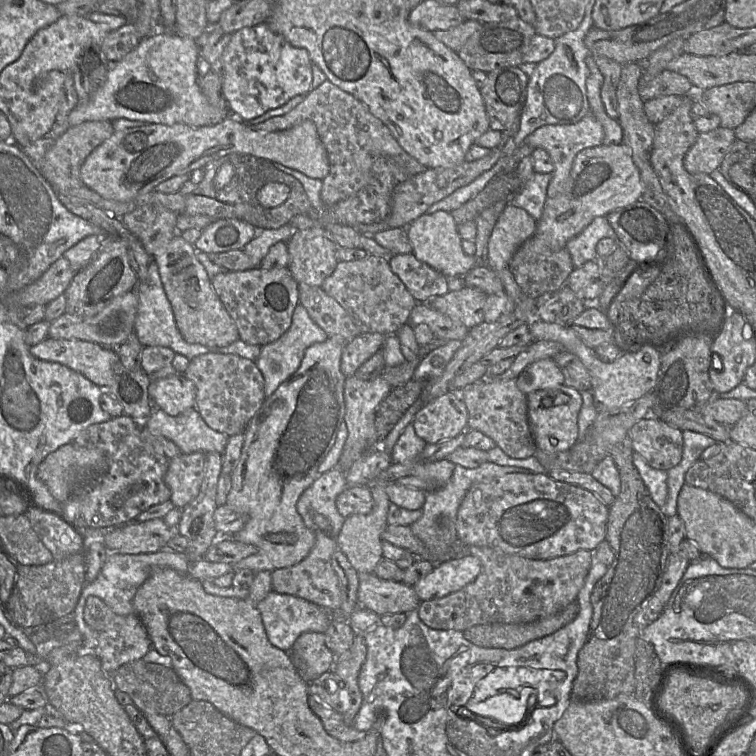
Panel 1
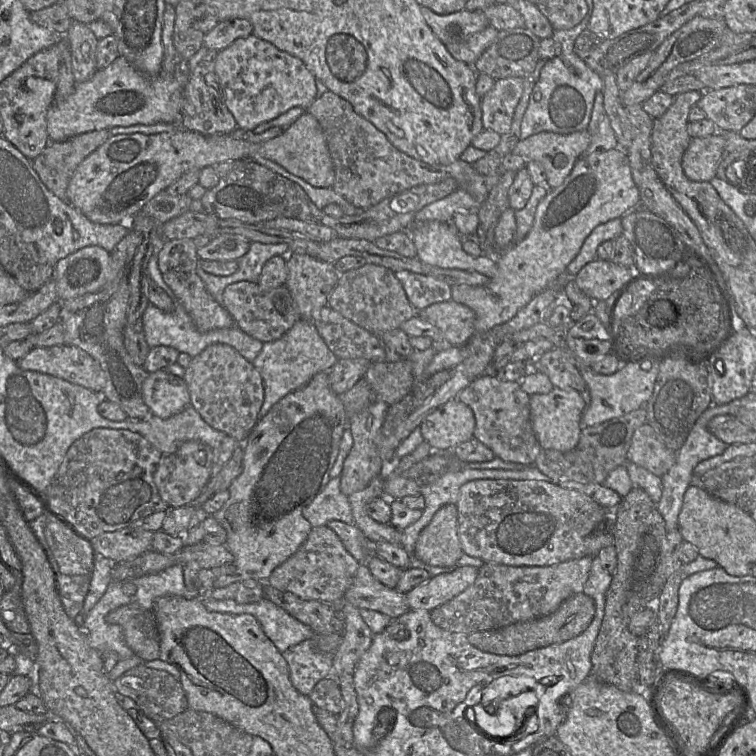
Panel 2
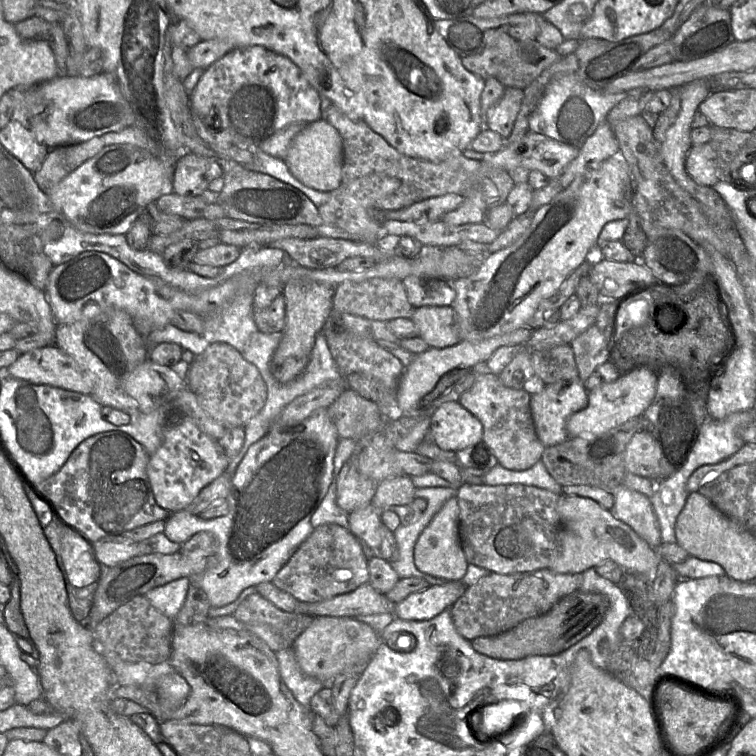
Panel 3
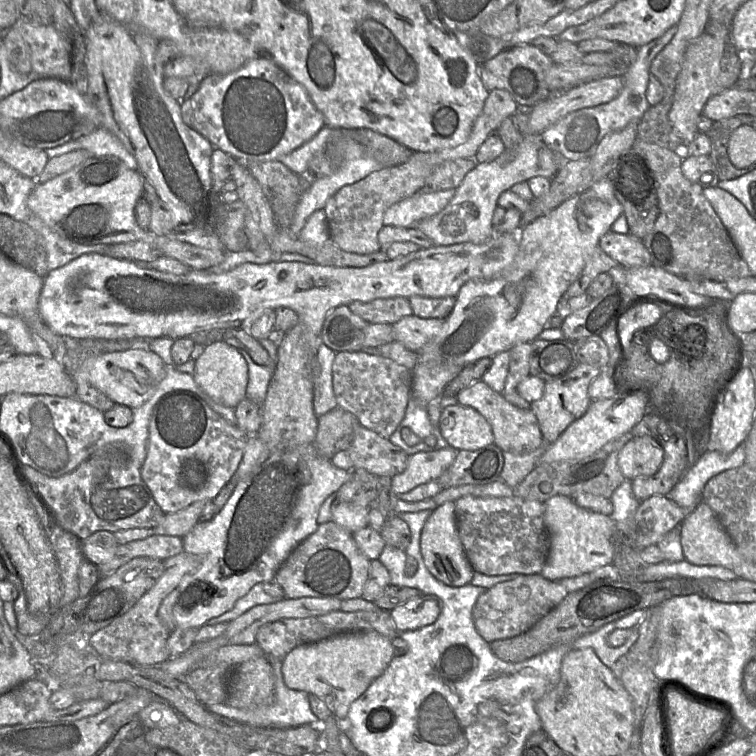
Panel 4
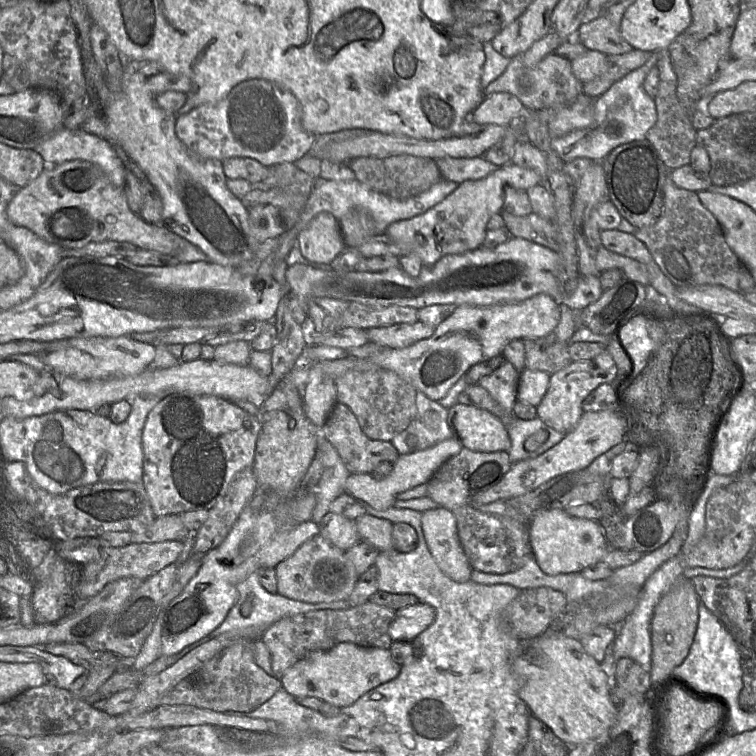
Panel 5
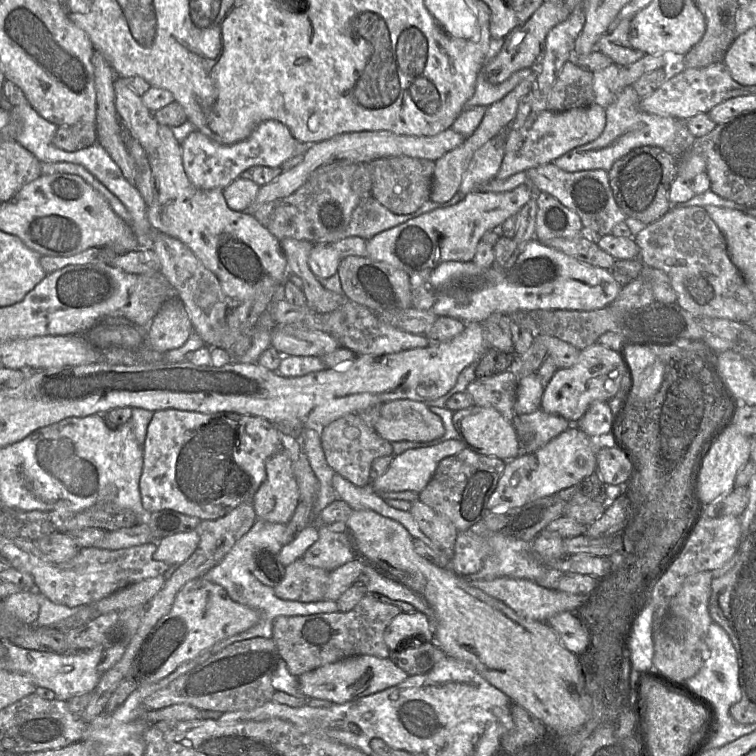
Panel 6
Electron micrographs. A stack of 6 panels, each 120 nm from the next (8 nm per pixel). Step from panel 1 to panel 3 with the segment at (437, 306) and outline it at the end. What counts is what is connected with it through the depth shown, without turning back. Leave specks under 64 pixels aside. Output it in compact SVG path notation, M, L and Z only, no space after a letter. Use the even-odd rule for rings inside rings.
M452 306L415 308L410 319L430 348L446 348L461 341Z

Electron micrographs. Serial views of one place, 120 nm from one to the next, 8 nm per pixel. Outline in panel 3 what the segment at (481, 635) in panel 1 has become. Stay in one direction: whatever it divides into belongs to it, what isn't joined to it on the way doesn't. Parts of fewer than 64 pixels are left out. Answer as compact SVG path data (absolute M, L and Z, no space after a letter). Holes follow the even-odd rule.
M575 591L560 599L546 614L526 619L514 628L471 642L475 651L499 660L519 660L535 655L556 655L587 637L604 619L609 599L600 593Z

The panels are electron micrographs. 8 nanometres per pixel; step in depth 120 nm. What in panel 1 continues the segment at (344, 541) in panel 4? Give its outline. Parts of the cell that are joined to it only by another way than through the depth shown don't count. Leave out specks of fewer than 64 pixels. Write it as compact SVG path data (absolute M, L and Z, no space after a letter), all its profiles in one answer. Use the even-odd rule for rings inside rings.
M317 530L316 540L309 554L299 563L272 571L272 589L278 593L294 595L317 604L327 610L339 611L342 603L339 579L331 558L338 548L334 538Z

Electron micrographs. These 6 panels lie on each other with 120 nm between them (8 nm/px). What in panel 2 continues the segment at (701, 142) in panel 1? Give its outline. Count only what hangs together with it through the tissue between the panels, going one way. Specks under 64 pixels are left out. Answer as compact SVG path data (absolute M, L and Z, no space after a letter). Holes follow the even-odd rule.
M719 130L710 136L691 138L682 158L686 176L695 182L710 182L717 174L724 146L725 138Z

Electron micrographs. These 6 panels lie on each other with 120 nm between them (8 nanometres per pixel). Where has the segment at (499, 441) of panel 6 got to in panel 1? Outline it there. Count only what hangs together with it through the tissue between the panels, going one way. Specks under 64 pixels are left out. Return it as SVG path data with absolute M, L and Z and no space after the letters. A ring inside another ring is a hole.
M448 393L424 405L414 416L412 425L427 444L452 439L468 427L468 411L459 393Z

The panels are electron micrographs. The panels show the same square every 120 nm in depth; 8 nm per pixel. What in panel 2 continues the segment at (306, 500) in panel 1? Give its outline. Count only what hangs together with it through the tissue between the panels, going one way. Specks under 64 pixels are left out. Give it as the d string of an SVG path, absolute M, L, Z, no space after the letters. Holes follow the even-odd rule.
M340 477L329 480L324 490L303 510L312 528L326 526L331 520L354 525L349 497L340 489Z

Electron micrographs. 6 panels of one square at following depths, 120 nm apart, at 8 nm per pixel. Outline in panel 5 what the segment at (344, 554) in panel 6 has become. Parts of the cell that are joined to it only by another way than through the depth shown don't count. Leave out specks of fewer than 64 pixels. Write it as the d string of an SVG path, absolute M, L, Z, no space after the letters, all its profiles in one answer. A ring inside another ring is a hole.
M328 512L319 523L319 528L323 538L343 551L360 541L355 521L336 513Z

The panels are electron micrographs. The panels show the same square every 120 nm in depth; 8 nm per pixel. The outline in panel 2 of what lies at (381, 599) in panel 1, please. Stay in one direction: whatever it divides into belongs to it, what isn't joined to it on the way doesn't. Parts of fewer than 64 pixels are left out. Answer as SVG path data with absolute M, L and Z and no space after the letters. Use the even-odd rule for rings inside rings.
M360 563L354 581L339 602L348 602L359 610L372 610L396 619L409 610L406 594L379 582L366 563Z

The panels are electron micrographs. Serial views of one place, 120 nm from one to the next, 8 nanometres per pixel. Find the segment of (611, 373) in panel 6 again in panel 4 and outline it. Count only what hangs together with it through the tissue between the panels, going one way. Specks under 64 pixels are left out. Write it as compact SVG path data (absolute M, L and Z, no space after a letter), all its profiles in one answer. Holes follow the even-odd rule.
M579 363L565 376L545 382L543 395L540 399L531 403L531 410L536 416L543 439L552 444L575 420L582 417L591 404L588 395L590 383L603 369Z

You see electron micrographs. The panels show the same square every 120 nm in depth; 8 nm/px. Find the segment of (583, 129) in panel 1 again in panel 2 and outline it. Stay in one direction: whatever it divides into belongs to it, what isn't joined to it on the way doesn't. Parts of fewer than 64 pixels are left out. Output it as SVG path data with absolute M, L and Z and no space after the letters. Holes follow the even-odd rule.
M587 130L571 134L544 131L520 140L511 152L526 161L541 164L551 190L564 182L589 145L590 135Z

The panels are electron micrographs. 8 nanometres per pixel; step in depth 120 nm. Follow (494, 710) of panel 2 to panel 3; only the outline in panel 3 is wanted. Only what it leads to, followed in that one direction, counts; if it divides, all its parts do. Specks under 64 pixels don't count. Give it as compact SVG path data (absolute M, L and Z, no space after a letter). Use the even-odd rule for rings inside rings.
M513 699L501 700L494 704L481 706L479 712L477 732L481 737L484 735L495 735L506 730L512 725L512 714L516 712L529 712L529 706L519 706L519 702Z

